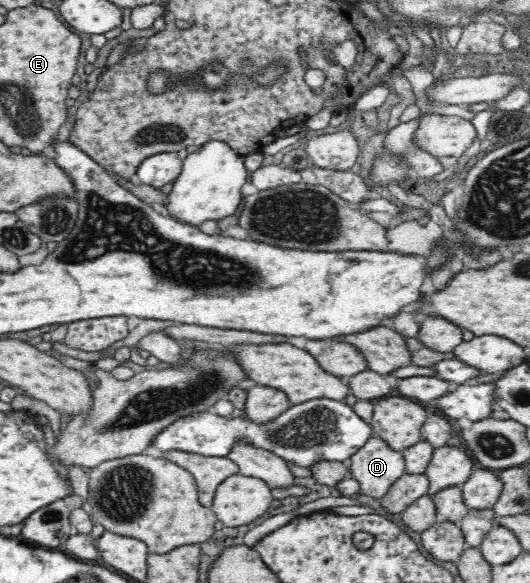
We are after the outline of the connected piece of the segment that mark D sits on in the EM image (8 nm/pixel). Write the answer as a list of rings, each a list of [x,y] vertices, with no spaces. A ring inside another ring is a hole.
[[[377,436],[370,437],[366,444],[353,454],[348,462],[349,476],[355,478],[361,484],[361,491],[356,494],[356,498],[361,495],[382,498],[390,486],[394,484],[405,472],[405,458],[402,450],[394,450],[389,447],[385,440]]]

